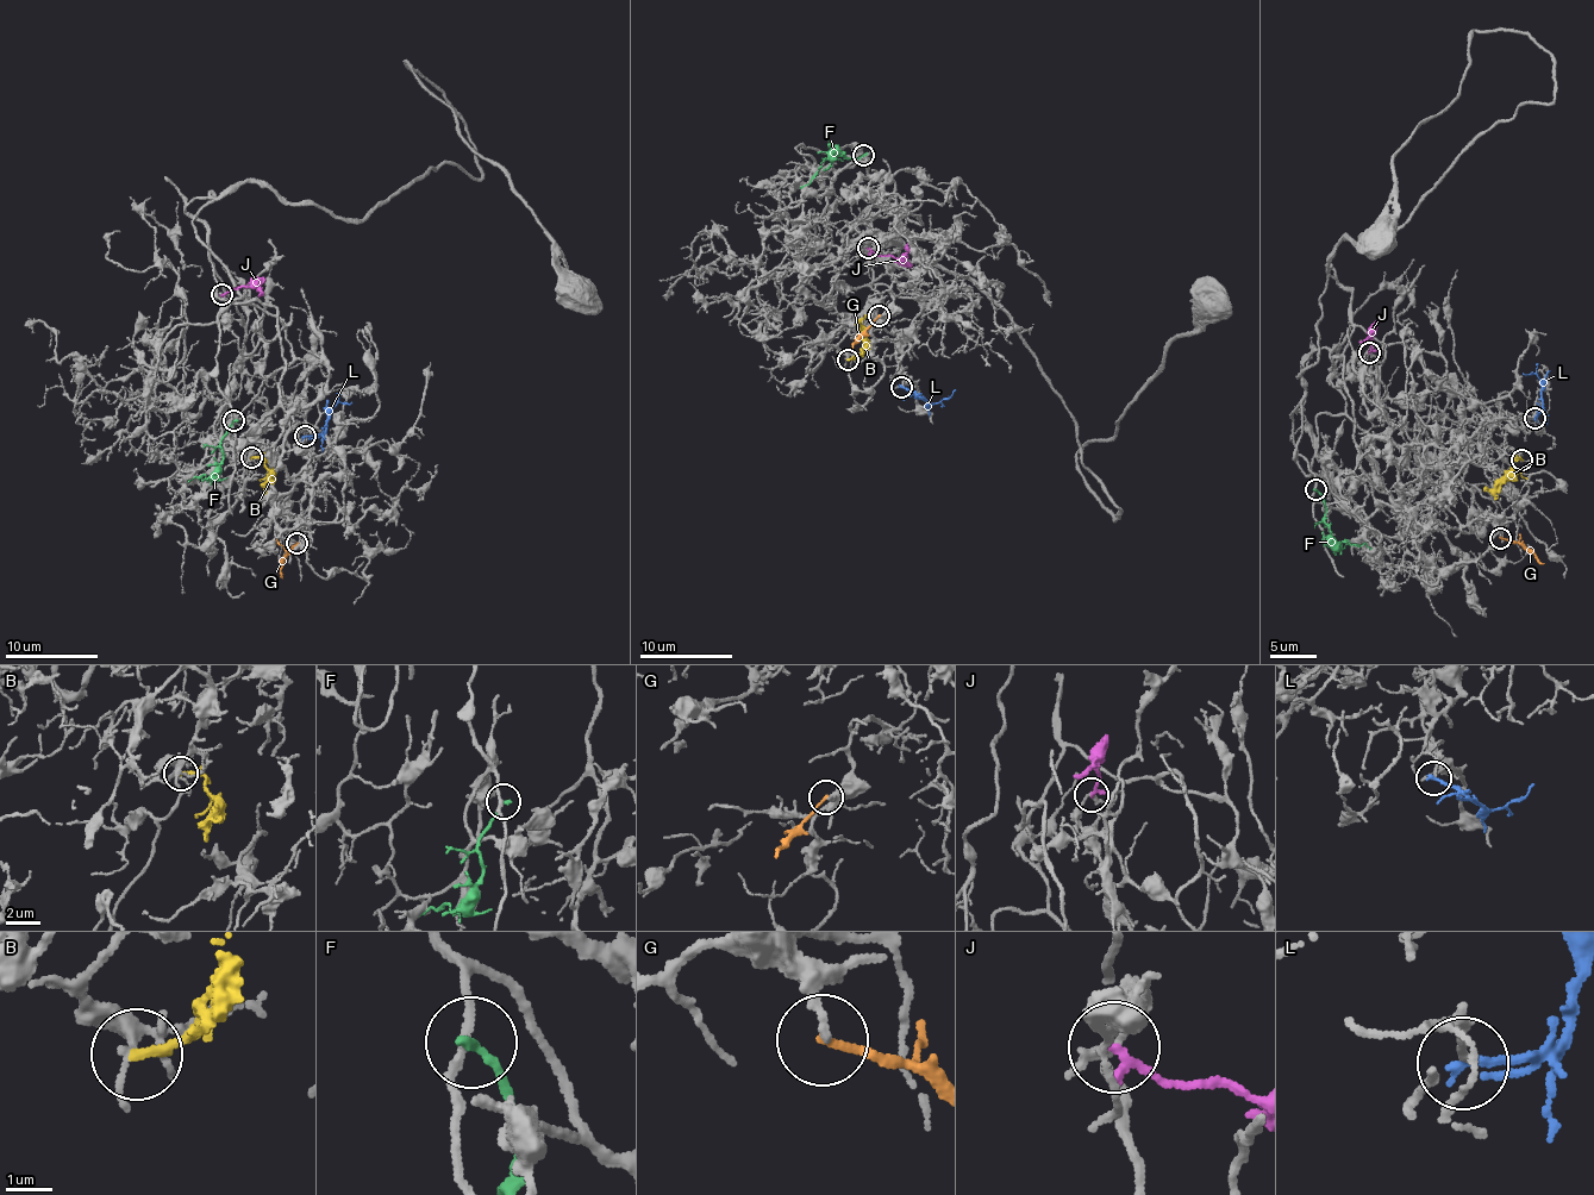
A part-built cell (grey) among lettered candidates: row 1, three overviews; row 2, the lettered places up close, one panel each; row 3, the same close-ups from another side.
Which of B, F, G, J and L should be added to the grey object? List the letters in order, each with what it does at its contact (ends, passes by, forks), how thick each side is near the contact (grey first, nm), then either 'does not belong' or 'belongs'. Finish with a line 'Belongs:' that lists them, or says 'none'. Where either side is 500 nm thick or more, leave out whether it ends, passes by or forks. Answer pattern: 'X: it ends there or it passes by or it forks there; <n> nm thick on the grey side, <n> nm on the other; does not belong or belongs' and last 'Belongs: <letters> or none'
B: it ends there; 160 nm thick on the grey side, 200 nm on the other; does not belong
F: it ends there; 180 nm thick on the grey side, 200 nm on the other; does not belong
G: it ends there; 160 nm thick on the grey side, 140 nm on the other; does not belong
J: it ends there; 280 nm thick on the grey side, 200 nm on the other; does not belong
L: it ends there; 150 nm thick on the grey side, 220 nm on the other; belongs
Belongs: L

